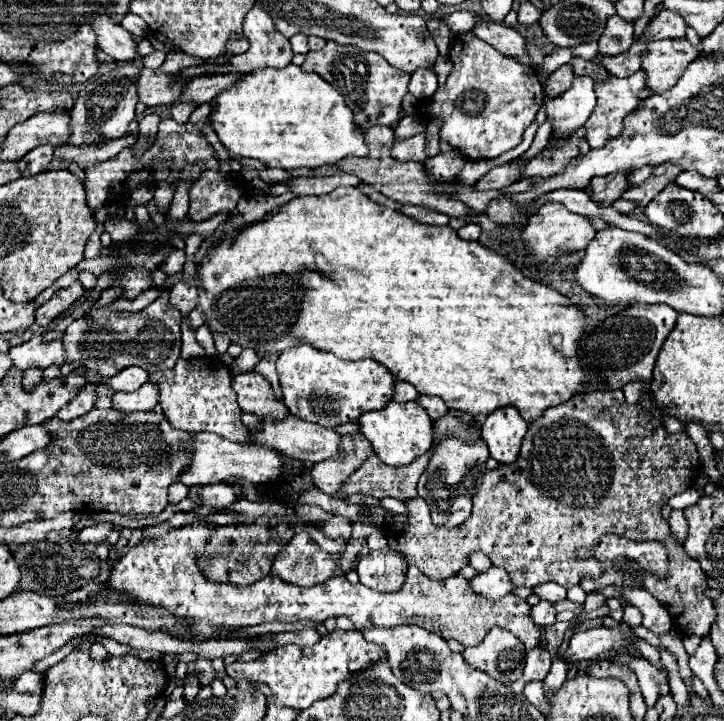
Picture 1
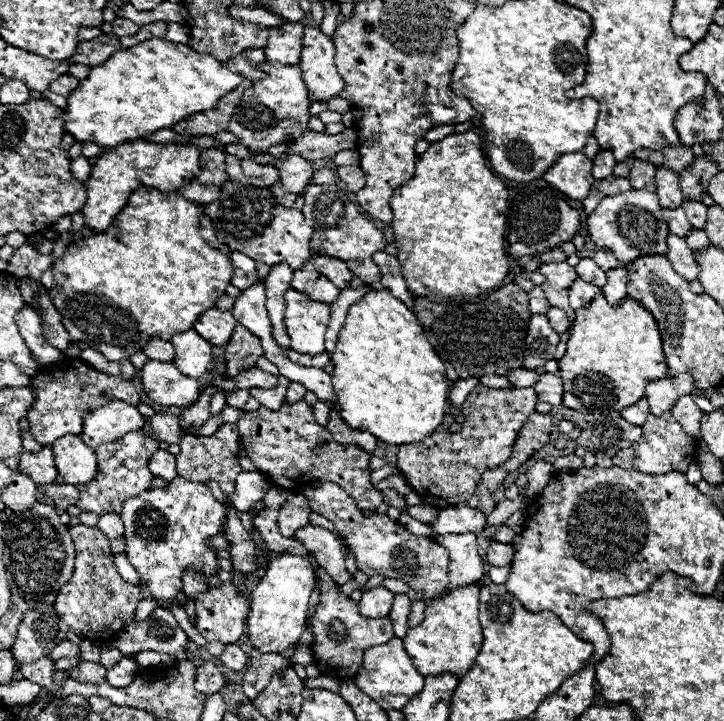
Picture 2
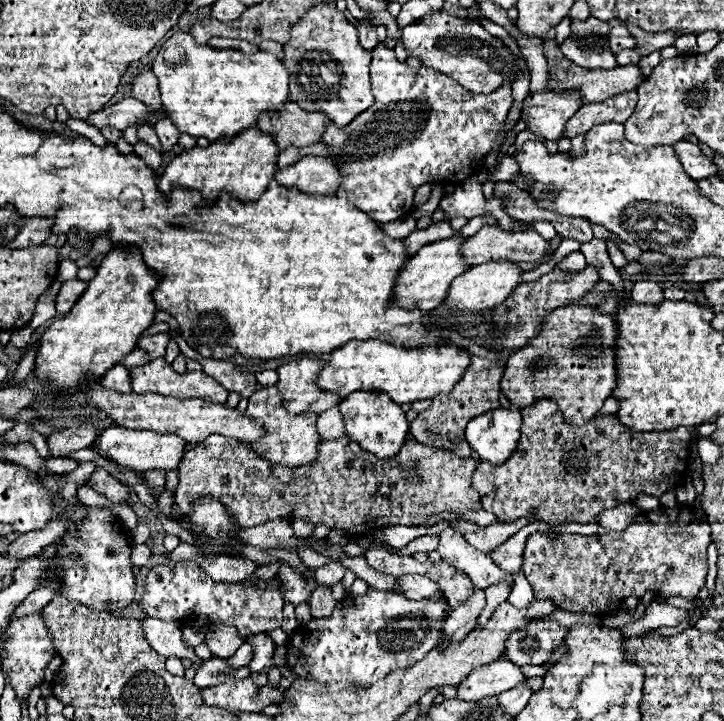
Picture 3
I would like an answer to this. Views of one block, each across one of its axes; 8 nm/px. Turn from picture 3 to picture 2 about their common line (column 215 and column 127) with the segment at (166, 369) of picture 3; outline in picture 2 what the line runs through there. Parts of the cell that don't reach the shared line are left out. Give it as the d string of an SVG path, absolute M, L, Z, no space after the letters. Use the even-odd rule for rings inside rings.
M64 356L62 360L44 366L38 376L30 380L28 386L34 386L34 398L36 402L28 410L28 422L30 422L30 434L40 444L52 444L56 438L64 434L80 434L82 432L82 418L92 412L94 408L106 406L114 400L124 400L134 406L142 402L138 388L132 380L122 380L120 376L108 376L92 366L88 366L80 358Z

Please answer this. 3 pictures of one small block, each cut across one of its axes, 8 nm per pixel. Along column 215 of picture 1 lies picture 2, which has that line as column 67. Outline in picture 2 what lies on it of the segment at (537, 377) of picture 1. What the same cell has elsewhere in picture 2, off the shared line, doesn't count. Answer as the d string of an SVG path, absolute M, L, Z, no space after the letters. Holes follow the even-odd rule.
M138 188L130 194L128 198L128 204L126 208L122 208L122 212L114 218L114 222L110 224L110 228L106 228L106 232L102 234L92 234L90 238L82 238L82 240L76 240L72 242L68 248L66 248L66 254L62 260L58 260L54 266L52 266L52 274L54 274L54 280L56 280L56 288L52 288L52 304L56 306L56 310L62 314L62 324L66 328L66 332L70 334L72 340L80 340L84 344L88 344L90 348L102 352L108 360L122 360L122 358L130 358L132 354L136 352L142 352L144 346L148 344L148 340L152 338L160 338L160 340L166 340L170 342L172 336L180 334L180 332L186 332L192 328L194 320L198 320L198 316L208 310L208 308L214 308L216 300L220 296L224 296L224 290L226 286L230 284L230 278L232 278L232 260L222 254L220 250L212 248L200 232L212 228L212 222L210 218L204 218L204 208L200 204L194 204L192 200L186 200L180 192L162 192L158 188Z

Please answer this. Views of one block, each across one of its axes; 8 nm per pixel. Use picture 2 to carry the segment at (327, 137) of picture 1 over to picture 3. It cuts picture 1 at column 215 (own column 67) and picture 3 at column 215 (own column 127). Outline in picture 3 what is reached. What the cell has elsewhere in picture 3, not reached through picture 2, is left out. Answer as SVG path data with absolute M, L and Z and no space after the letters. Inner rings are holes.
M178 32L162 44L152 64L152 72L160 82L164 110L176 122L180 132L190 134L194 138L208 138L210 142L222 138L226 140L234 138L242 130L256 126L262 114L278 112L288 102L288 70L284 62L278 60L274 54L254 52L246 56L240 50L232 50L232 48L214 50L208 44L196 44L196 40L186 32Z

